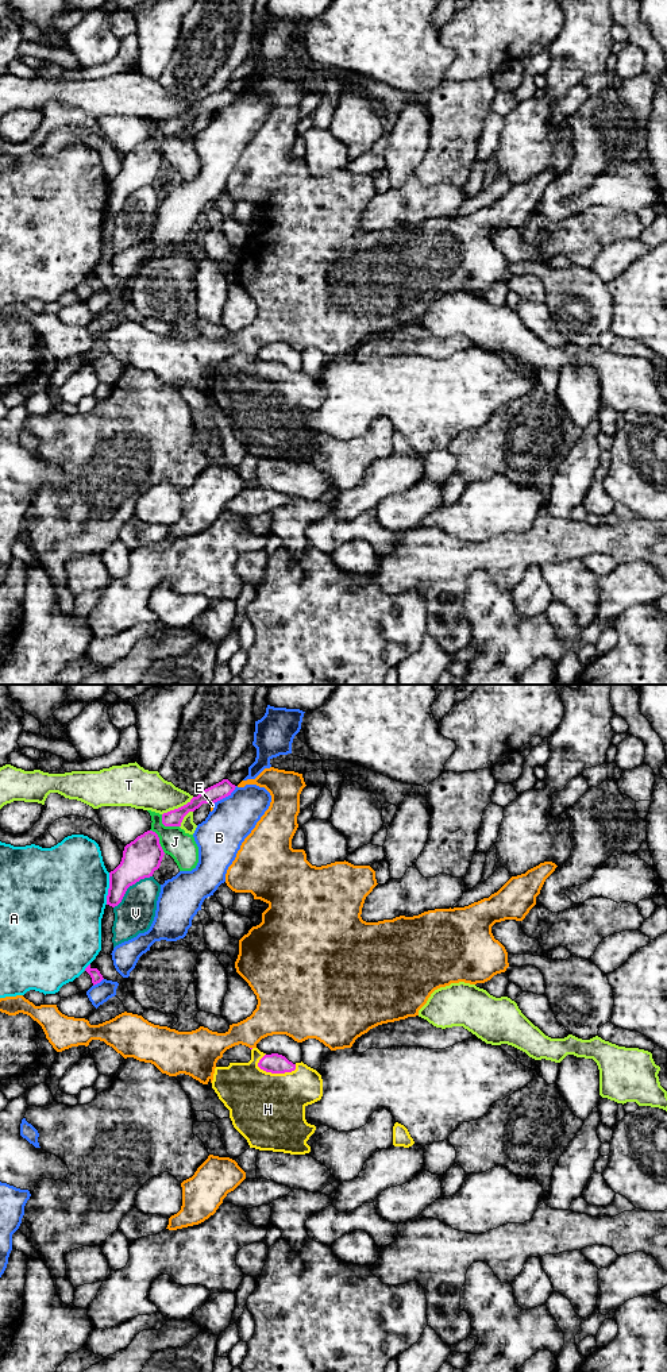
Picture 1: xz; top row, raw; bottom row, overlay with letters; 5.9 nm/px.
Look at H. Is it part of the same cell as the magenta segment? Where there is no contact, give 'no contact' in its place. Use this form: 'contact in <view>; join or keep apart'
contact in xz; join

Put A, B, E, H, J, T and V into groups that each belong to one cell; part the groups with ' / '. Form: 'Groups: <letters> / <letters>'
Groups: A / B E / H / J / T / V

